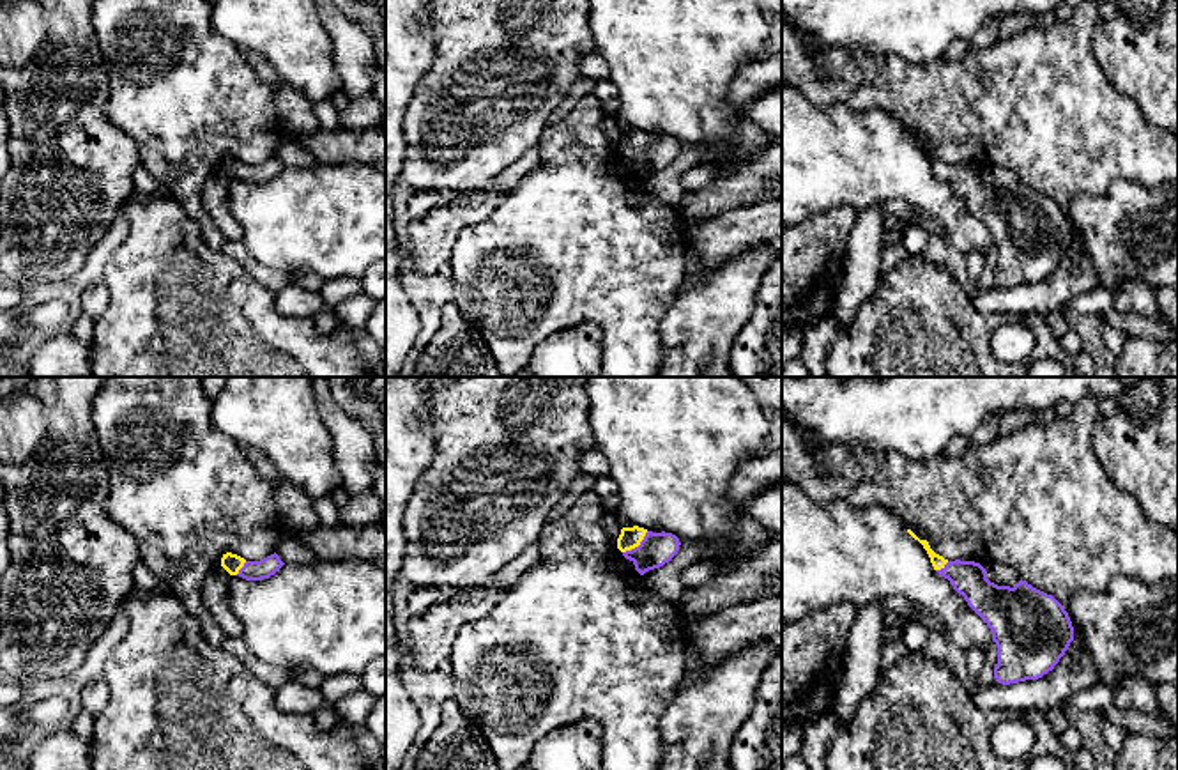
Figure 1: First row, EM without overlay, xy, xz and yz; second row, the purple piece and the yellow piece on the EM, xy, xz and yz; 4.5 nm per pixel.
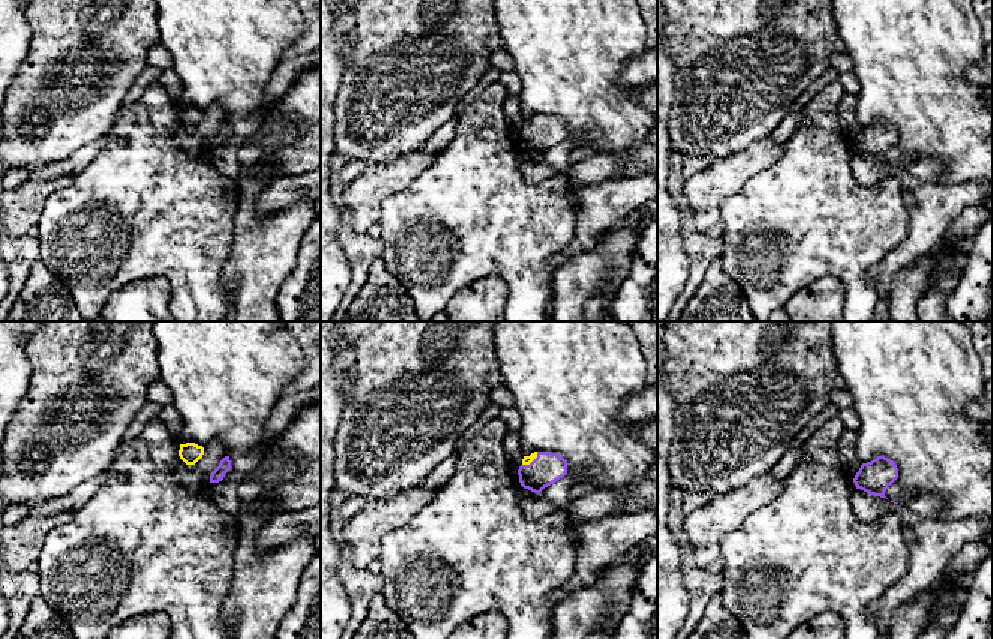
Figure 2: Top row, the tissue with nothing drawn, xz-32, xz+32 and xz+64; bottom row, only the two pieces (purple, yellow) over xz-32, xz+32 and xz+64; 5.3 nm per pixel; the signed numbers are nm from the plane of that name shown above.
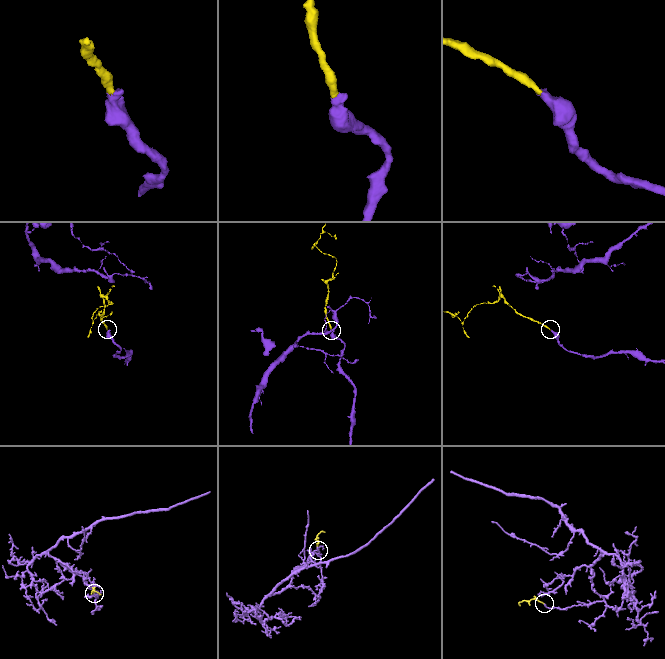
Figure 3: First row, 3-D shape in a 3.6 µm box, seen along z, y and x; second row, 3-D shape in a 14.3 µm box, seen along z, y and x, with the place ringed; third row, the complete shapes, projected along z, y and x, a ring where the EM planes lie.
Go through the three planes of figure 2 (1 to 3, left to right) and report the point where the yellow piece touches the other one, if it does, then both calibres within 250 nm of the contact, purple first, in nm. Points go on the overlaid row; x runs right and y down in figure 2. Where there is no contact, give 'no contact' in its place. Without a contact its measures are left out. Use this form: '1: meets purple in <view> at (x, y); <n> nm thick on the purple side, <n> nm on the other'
1: no contact
2: meets purple in xz+32 at (533, 461); 170 nm thick on the purple side, 50 nm on the other
3: no contact

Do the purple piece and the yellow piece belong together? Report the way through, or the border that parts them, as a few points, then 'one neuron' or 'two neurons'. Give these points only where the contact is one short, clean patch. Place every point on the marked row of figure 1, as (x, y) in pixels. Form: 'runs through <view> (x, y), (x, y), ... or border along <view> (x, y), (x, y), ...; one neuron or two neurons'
runs through xz (657, 549), (639, 546), (630, 537); one neuron

